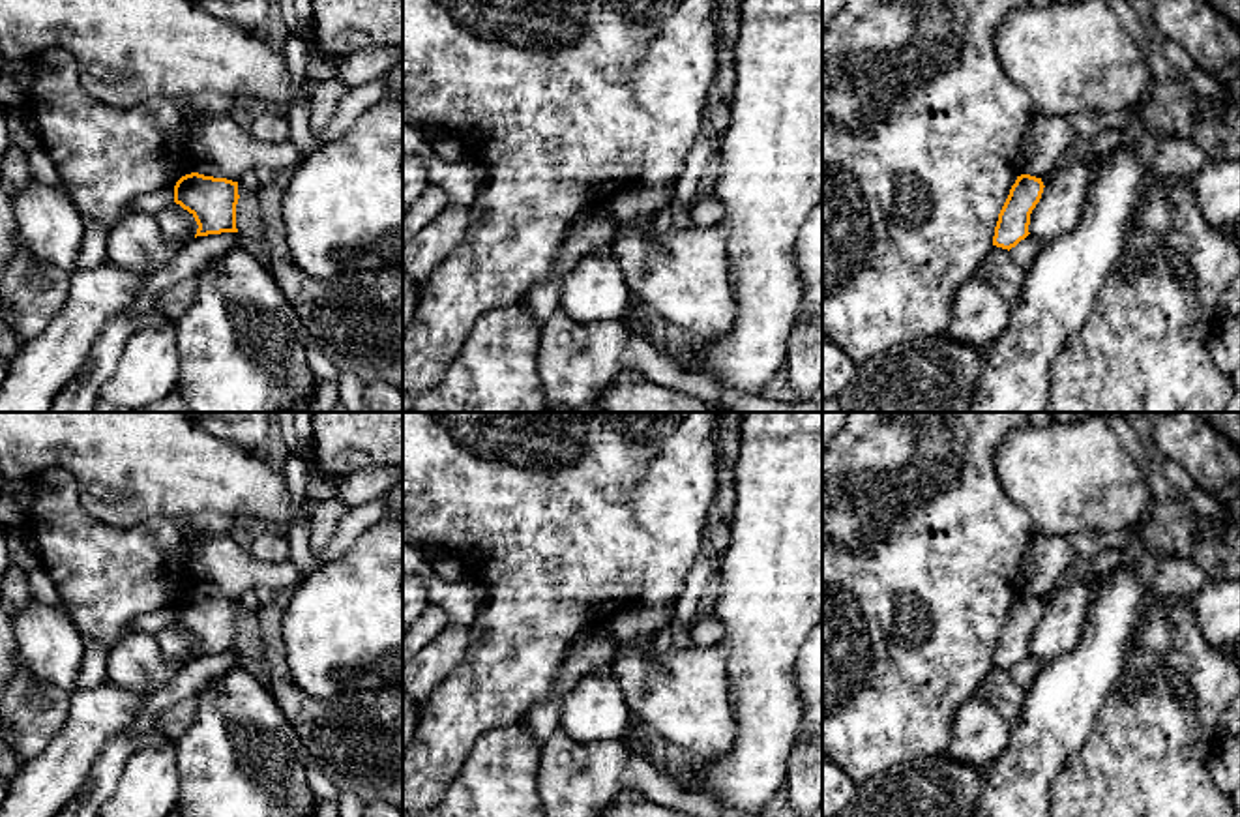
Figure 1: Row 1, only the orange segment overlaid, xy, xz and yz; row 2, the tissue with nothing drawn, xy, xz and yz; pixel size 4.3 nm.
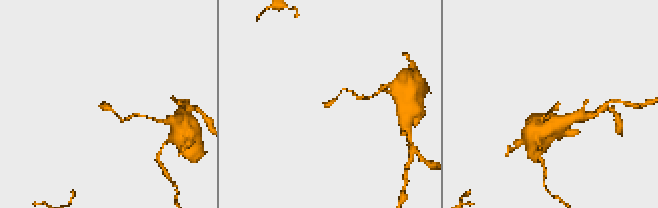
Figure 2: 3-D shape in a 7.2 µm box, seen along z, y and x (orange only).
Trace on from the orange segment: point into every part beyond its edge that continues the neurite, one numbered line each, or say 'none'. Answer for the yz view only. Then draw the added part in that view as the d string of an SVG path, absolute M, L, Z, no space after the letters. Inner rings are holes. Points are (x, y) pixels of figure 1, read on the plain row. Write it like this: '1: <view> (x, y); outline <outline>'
none

